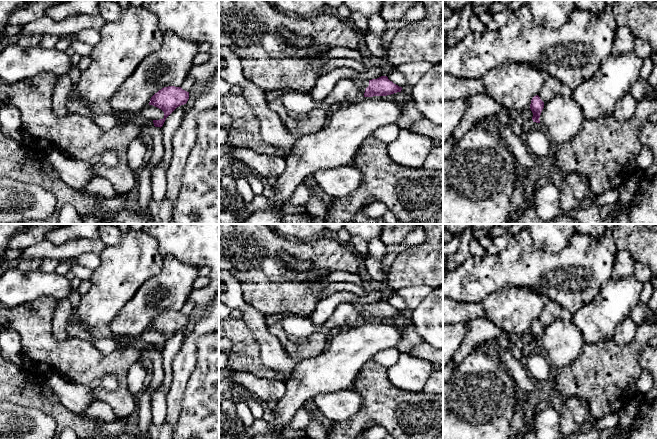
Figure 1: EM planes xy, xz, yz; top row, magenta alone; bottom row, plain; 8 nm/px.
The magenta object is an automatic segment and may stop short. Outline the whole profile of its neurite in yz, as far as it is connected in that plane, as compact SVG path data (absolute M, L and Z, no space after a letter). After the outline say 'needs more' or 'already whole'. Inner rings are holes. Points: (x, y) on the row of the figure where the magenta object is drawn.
M538 95L534 96L530 104L530 109L533 113L533 117L529 120L523 121L521 125L522 126L521 136L525 137L529 132L532 132L541 127L539 118L543 108L544 102L540 99Z | needs more

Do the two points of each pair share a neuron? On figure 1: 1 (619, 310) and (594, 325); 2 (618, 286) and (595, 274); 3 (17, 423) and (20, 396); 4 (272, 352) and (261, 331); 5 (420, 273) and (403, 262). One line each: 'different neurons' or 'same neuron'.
1: same neuron
2: different neurons
3: different neurons
4: same neuron
5: same neuron

